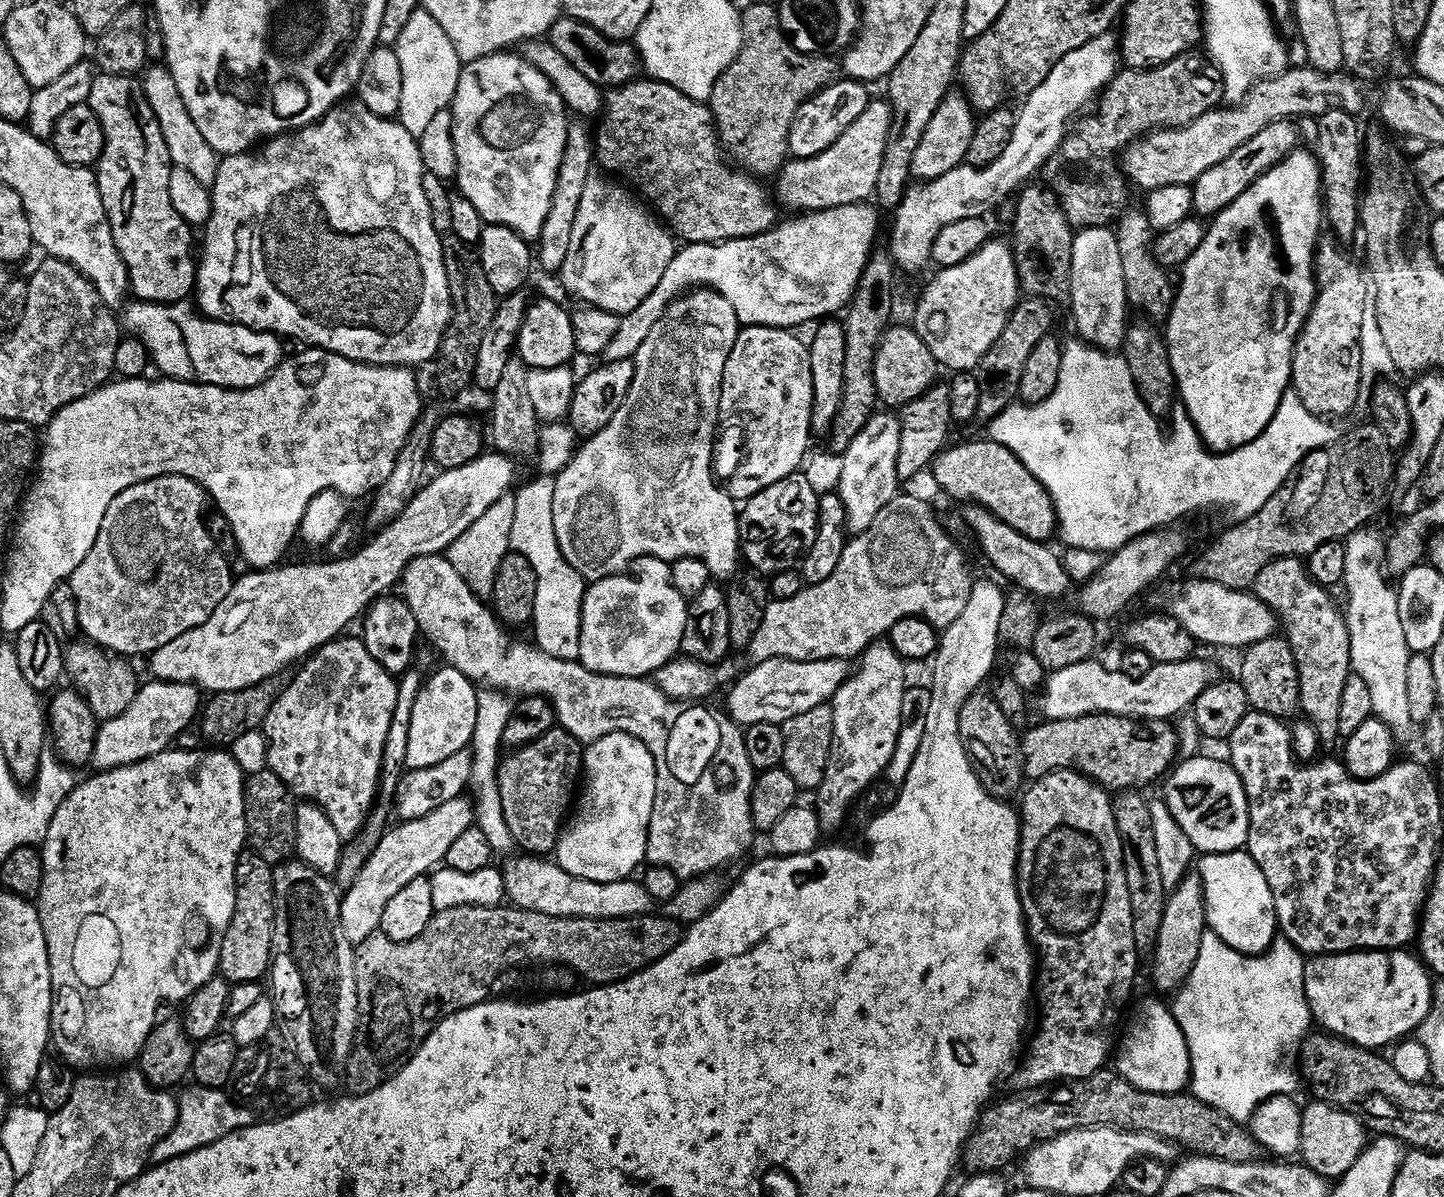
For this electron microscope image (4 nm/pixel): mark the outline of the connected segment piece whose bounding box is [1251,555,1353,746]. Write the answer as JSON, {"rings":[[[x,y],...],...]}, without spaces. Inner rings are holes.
{"rings":[[[1295,555],[1281,556],[1269,562],[1258,574],[1258,578],[1252,583],[1251,591],[1264,603],[1277,621],[1288,633],[1287,639],[1292,642],[1294,658],[1298,662],[1298,678],[1300,679],[1300,712],[1303,719],[1312,724],[1317,731],[1317,737],[1321,745],[1328,746],[1335,740],[1341,739],[1338,730],[1338,713],[1342,707],[1342,693],[1345,690],[1349,676],[1353,675],[1352,659],[1350,658],[1350,630],[1345,613],[1338,605],[1332,601],[1333,593],[1329,589],[1322,587],[1308,573],[1308,565],[1303,559],[1296,560]],[[1316,636],[1316,644],[1299,644],[1296,640],[1312,640]]]}

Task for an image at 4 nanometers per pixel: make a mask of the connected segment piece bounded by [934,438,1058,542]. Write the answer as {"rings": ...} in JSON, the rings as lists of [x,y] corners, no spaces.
{"rings":[[[984,438],[952,447],[945,447],[934,461],[936,484],[946,495],[984,507],[1028,539],[1048,542],[1057,535],[1056,507],[1050,494],[1006,446]]]}

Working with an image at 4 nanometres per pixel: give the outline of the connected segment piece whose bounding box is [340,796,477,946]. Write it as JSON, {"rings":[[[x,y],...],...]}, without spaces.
{"rings":[[[459,796],[454,798],[454,802],[446,802],[446,806],[438,806],[438,810],[434,810],[434,814],[426,814],[426,818],[397,823],[397,828],[389,827],[365,862],[358,880],[343,893],[340,901],[340,921],[348,941],[358,946],[366,942],[366,938],[377,935],[386,902],[396,897],[405,886],[410,886],[414,878],[428,876],[437,866],[443,865],[446,850],[450,850],[451,844],[476,823],[474,804]]]}

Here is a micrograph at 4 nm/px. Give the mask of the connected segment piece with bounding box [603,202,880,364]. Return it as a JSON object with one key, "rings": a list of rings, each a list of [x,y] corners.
{"rings":[[[868,202],[842,206],[838,210],[840,216],[852,216],[852,232],[857,240],[848,240],[847,226],[836,224],[832,228],[836,240],[824,244],[824,235],[834,216],[832,212],[814,212],[792,218],[789,224],[781,223],[761,236],[728,240],[724,244],[681,247],[670,266],[666,266],[662,282],[654,286],[654,294],[650,294],[638,310],[623,317],[622,330],[618,330],[614,342],[610,342],[603,359],[609,364],[632,360],[668,307],[681,296],[702,288],[722,294],[722,298],[734,306],[734,314],[738,314],[741,325],[749,328],[796,330],[799,324],[811,325],[843,313],[852,303],[868,259],[877,247],[880,216],[875,210]]]}

